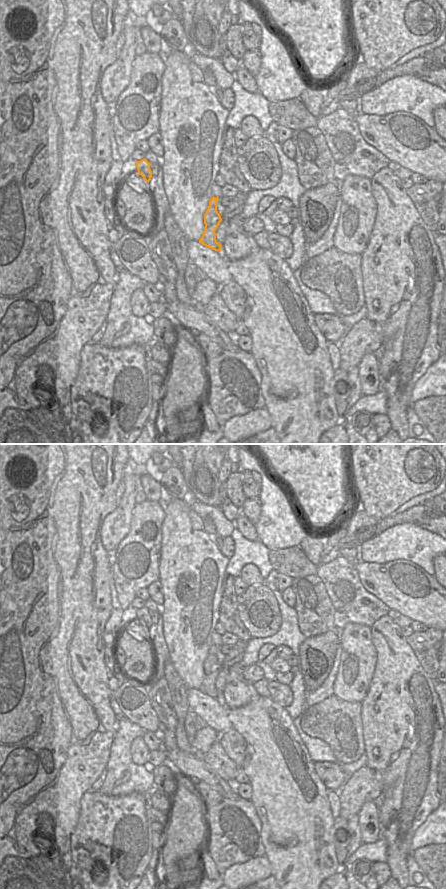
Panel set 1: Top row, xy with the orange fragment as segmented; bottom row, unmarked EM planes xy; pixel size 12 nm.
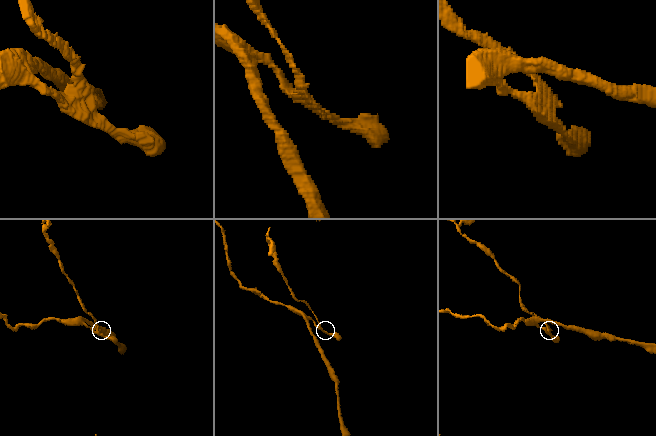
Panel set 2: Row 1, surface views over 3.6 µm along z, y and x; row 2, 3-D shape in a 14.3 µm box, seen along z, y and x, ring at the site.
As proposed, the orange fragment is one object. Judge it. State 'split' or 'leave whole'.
split

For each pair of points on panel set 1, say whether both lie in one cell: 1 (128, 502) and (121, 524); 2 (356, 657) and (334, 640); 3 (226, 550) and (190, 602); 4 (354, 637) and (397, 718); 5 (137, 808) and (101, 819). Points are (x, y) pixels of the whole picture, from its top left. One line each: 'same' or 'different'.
1: same
2: different
3: different
4: different
5: same

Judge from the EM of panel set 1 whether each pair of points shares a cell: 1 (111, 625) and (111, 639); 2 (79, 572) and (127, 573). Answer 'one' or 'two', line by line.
1: one
2: two

